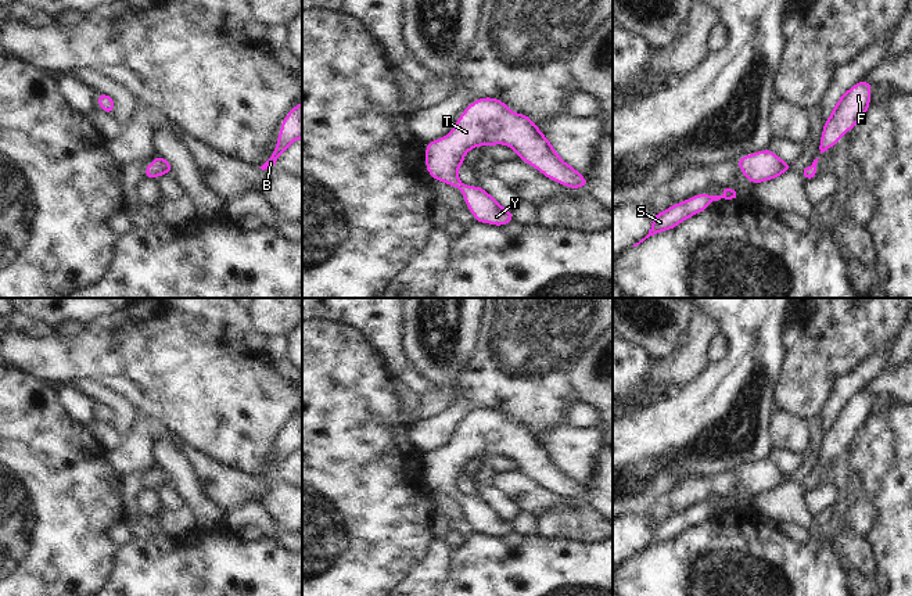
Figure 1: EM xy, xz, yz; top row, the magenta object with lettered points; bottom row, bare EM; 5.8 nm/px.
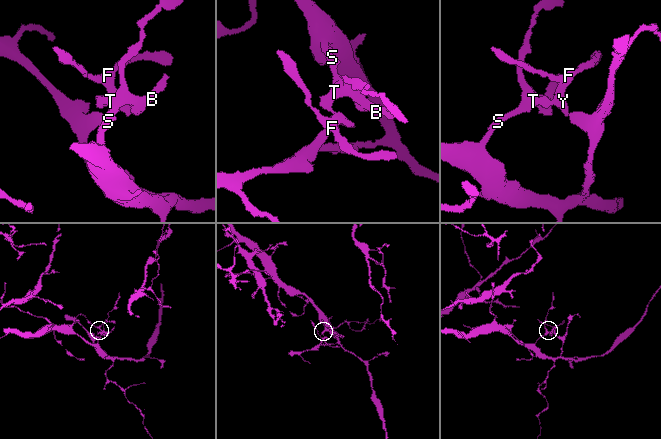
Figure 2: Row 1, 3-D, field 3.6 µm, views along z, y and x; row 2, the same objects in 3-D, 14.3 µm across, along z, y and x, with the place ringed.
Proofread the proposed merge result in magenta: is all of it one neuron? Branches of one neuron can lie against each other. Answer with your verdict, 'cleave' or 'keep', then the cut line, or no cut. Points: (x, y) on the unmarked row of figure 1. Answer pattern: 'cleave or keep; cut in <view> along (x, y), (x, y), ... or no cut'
keep; no cut

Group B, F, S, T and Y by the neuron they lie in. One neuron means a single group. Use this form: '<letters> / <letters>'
B F S T Y

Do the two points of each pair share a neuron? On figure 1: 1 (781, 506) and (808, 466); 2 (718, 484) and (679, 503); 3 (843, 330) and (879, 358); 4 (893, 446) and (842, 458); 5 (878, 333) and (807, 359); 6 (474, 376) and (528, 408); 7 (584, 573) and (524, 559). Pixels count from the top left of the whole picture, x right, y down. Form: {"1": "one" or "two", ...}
{"1": "one", "2": "one", "3": "two", "4": "two", "5": "one", "6": "one", "7": "one"}

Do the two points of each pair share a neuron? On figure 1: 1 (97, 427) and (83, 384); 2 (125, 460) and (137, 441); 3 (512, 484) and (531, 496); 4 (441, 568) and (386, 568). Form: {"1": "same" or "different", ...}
{"1": "different", "2": "same", "3": "same", "4": "different"}

